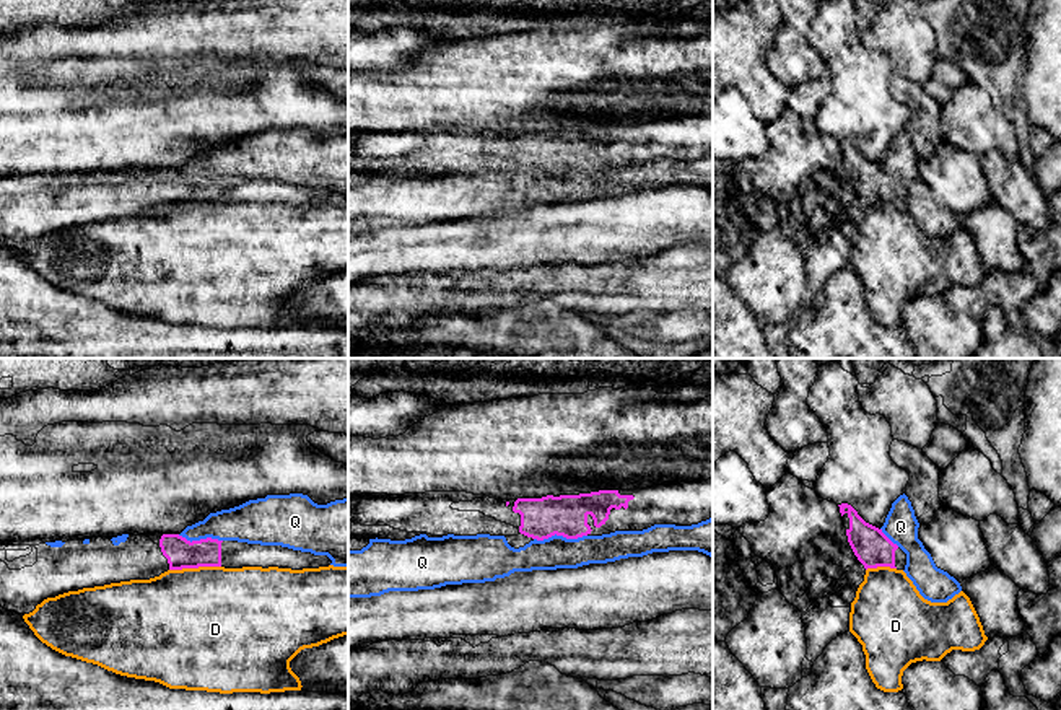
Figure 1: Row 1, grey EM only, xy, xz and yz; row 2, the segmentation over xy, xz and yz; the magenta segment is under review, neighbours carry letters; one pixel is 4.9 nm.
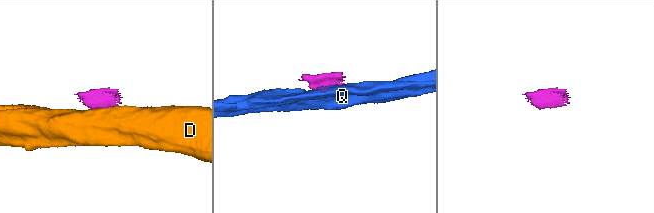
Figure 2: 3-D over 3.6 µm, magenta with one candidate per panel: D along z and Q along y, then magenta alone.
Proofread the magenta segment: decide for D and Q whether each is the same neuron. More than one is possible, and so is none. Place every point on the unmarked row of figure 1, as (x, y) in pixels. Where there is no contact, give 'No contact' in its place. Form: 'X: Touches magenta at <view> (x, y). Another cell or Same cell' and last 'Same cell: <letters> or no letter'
D: Touches magenta at xy (194, 202). Another cell
Q: Touches magenta at xz (560, 170). Another cell
Same cell: no letter

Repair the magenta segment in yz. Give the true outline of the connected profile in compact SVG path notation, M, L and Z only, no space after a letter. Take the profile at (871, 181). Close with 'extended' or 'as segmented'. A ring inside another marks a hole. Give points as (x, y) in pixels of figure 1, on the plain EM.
M841 138L838 142L848 178L866 205L877 202L905 205L906 189L882 164L866 158L851 140Z; extended

